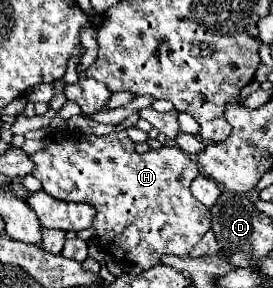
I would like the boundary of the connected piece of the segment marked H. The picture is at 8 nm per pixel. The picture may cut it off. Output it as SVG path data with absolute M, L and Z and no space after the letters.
M114 131L102 137L82 133L62 133L56 137L54 143L30 155L36 165L32 175L42 183L48 195L64 201L86 201L96 207L92 227L96 229L98 245L114 259L150 269L160 263L162 255L186 257L210 229L210 211L190 193L190 183L200 173L198 165L182 149L164 145L140 155L134 151L134 141L126 131Z

